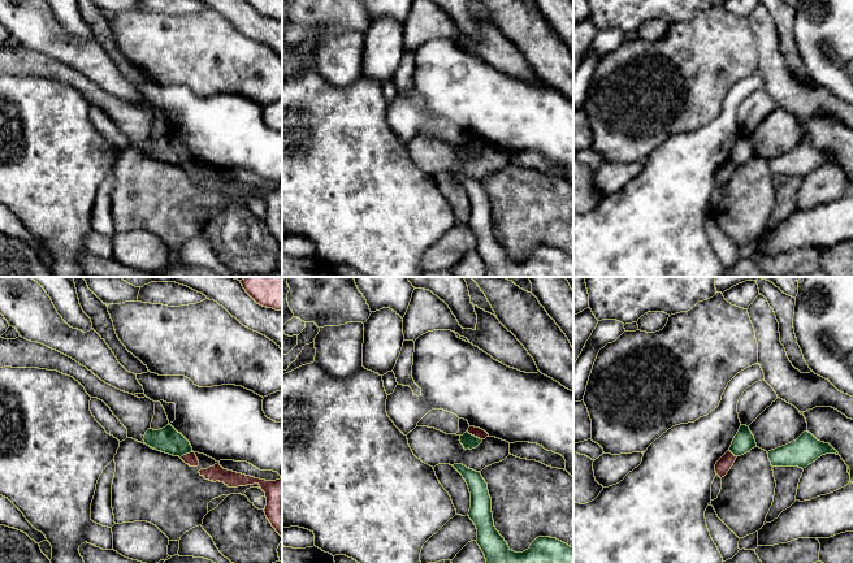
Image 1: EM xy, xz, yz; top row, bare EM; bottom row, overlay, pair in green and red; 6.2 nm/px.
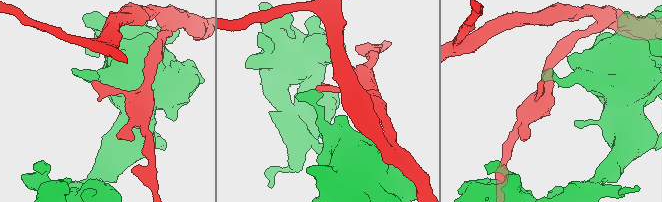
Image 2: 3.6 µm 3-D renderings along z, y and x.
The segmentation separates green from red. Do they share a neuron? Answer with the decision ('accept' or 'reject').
reject

